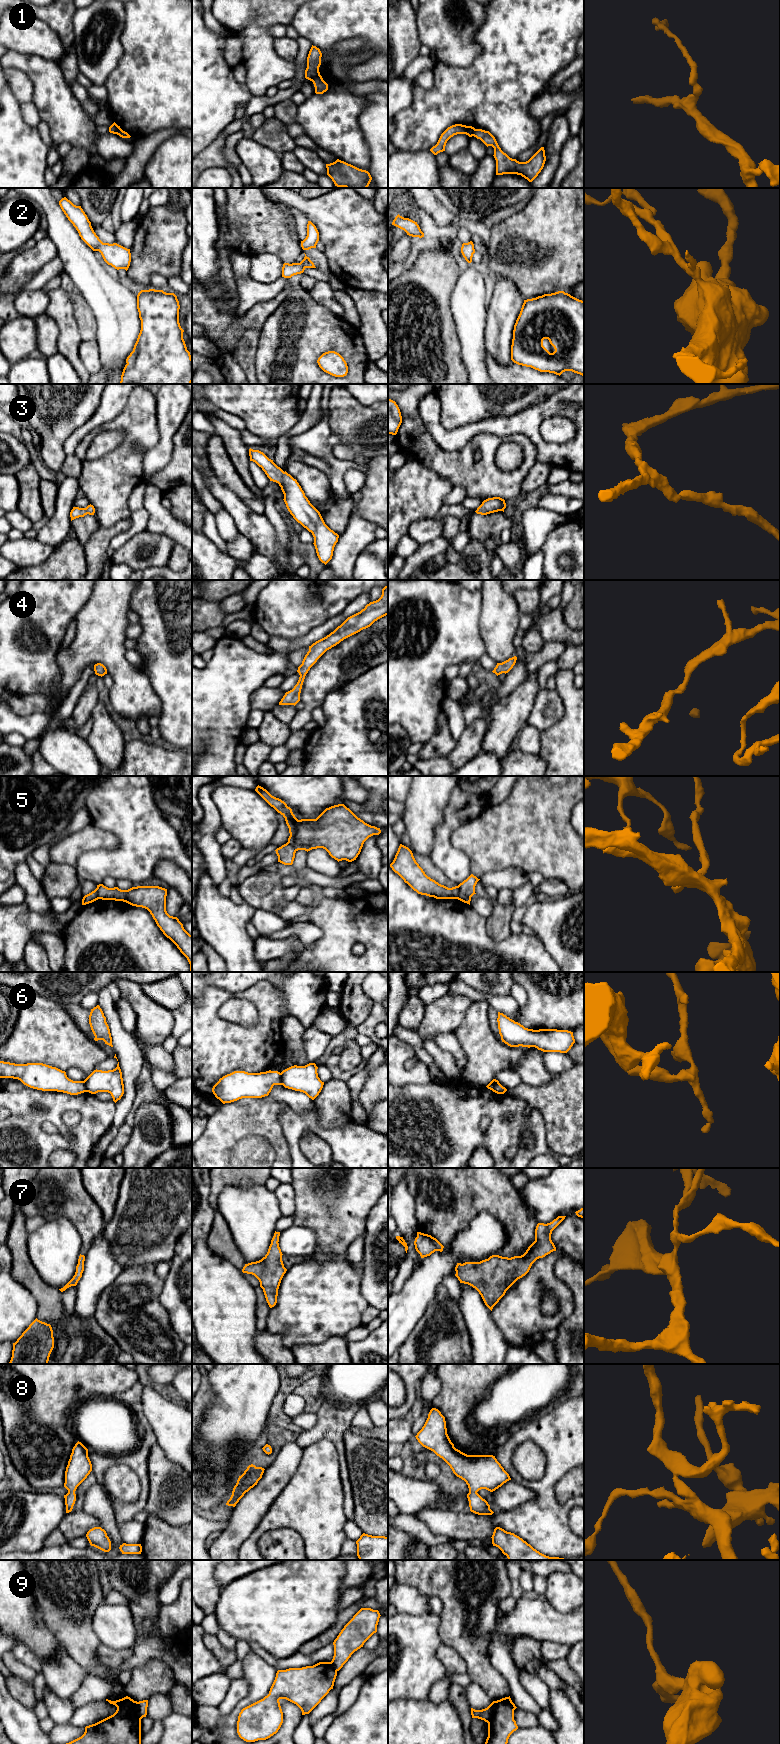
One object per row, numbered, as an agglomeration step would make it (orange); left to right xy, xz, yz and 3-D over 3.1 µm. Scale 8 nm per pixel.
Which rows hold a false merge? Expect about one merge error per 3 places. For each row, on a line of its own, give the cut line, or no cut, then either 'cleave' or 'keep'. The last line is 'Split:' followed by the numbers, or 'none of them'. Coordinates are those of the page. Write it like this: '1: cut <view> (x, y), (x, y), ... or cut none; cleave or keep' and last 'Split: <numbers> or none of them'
1: cut xz (320, 75), (312, 81); cleave
2: cut none; keep
3: cut none; keep
4: cut none; keep
5: cut yz (458, 885), (458, 896), (456, 898); cleave
6: cut xz (280, 1073), (282, 1084); cleave
7: cut none; keep
8: cut none; keep
9: cut yz (492, 1703), (492, 1715), (487, 1722); cleave
Split: 1, 5, 6, 9

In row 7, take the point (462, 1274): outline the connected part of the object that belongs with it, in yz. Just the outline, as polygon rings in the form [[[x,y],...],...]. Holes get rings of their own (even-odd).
[[[558,1216],[547,1224],[538,1223],[535,1229],[535,1241],[523,1255],[511,1258],[492,1255],[480,1262],[457,1263],[455,1276],[460,1283],[475,1288],[485,1305],[492,1311],[506,1291],[529,1272],[537,1259],[556,1251],[551,1234],[565,1217]]]

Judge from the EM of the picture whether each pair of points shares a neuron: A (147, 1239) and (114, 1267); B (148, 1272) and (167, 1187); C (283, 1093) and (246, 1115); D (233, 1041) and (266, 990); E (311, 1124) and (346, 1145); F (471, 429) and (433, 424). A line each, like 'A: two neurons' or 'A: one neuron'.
A: two neurons
B: two neurons
C: two neurons
D: one neuron
E: one neuron
F: one neuron

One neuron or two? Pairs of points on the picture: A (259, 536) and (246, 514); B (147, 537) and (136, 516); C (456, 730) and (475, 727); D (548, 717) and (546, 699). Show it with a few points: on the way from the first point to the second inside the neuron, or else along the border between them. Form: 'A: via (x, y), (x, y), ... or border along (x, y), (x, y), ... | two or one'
A: via (258, 531), (246, 519) | one
B: border along (146, 528), (134, 534), (124, 543) | two
C: border along (466, 726), (456, 742) | two
D: via (548, 713), (548, 703) | one

